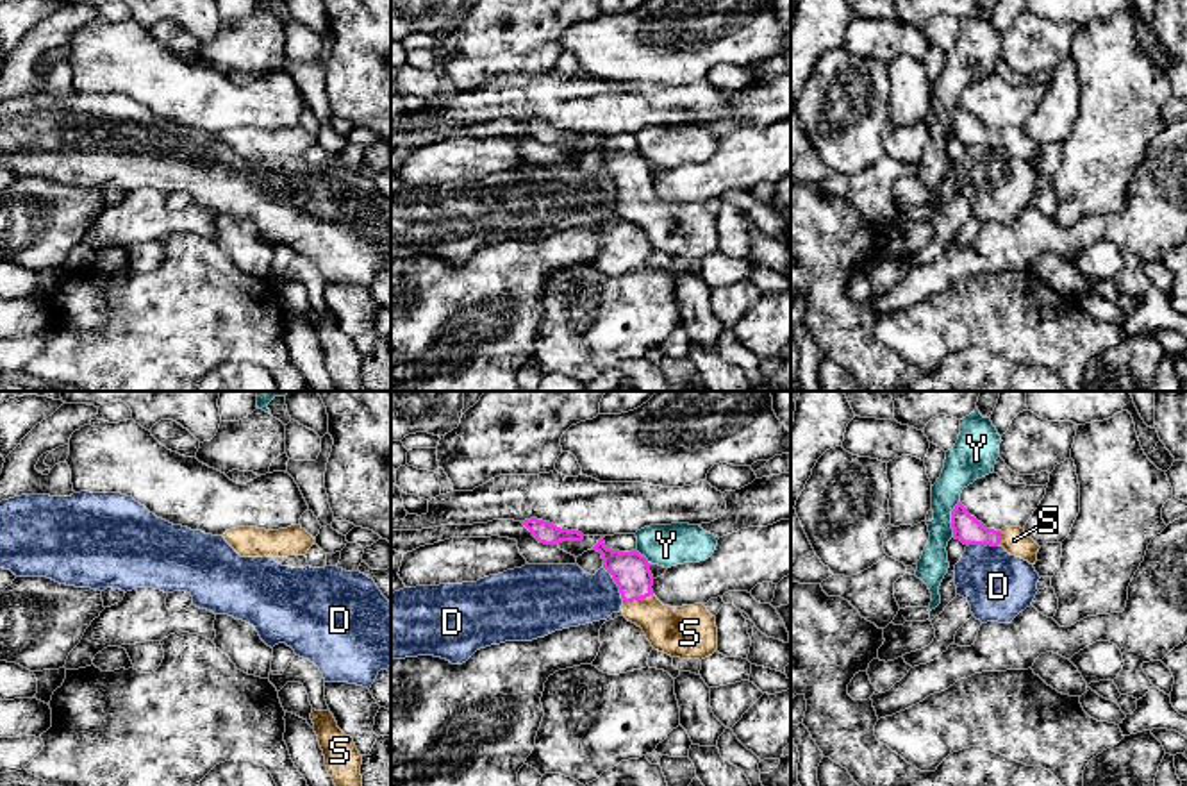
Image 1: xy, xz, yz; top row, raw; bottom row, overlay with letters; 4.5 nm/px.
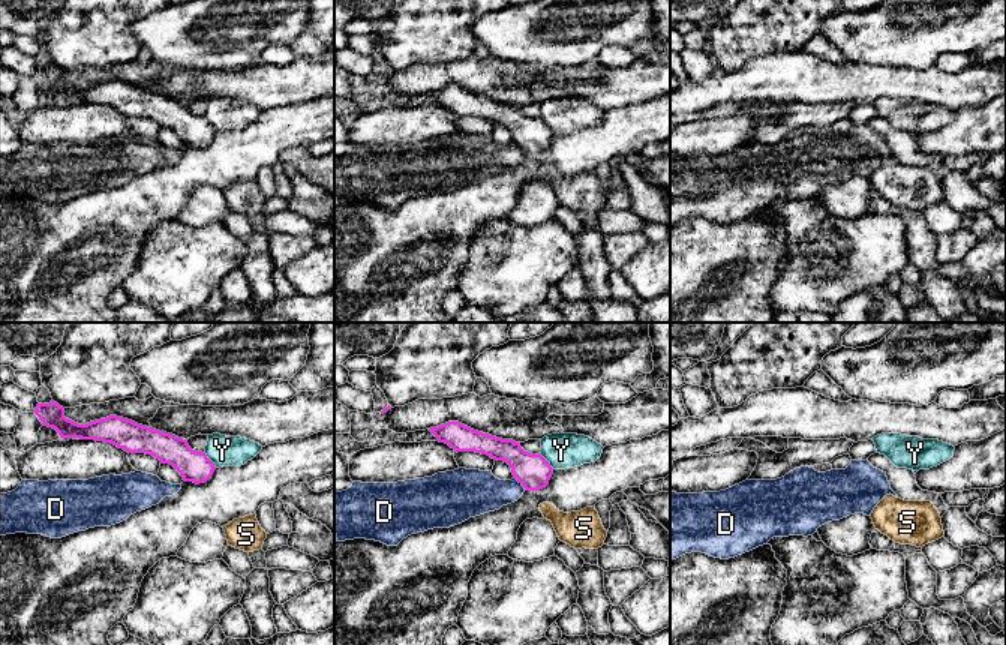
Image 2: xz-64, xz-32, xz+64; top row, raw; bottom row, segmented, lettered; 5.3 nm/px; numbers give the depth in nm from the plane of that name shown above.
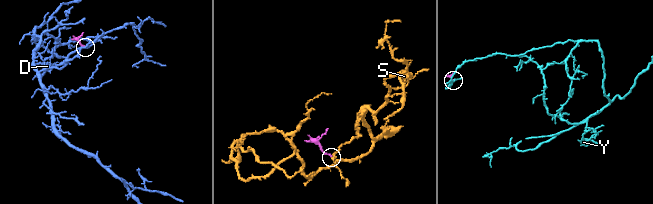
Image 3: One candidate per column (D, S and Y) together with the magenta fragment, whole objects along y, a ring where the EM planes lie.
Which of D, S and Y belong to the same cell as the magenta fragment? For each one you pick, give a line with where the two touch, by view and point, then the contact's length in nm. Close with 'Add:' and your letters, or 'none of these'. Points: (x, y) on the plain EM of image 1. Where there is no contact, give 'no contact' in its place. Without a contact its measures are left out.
S: contact xz (638, 199); length 140 nm
Add: S

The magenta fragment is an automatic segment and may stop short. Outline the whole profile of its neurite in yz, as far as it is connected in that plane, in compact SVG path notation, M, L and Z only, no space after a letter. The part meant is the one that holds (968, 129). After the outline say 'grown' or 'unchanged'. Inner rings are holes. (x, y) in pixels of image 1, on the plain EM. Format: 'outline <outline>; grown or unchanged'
outline M959 102L951 111L953 138L964 145L1003 146L1010 155L1021 157L1035 164L1039 145L1026 136L1021 127L1005 127L1001 130L987 129L982 121L967 113Z; grown

